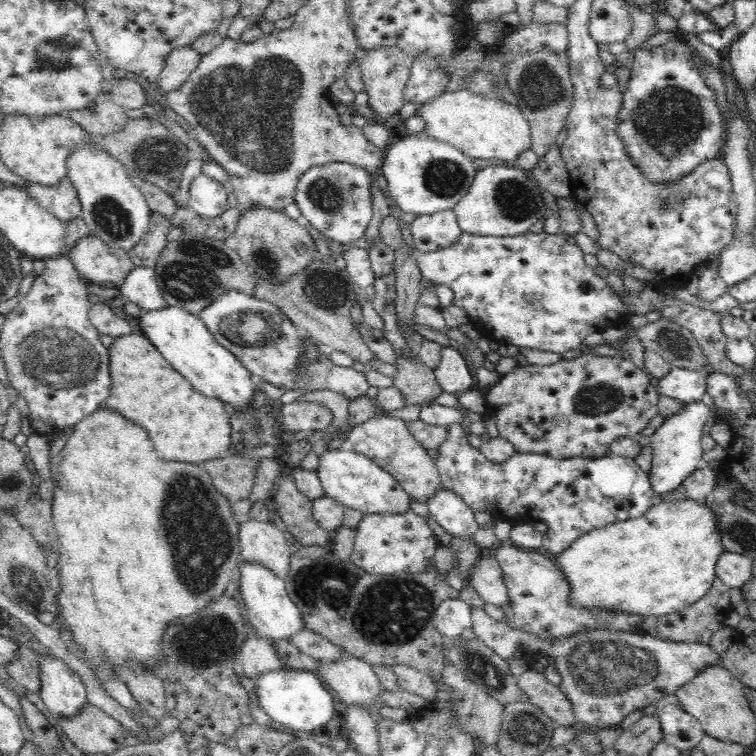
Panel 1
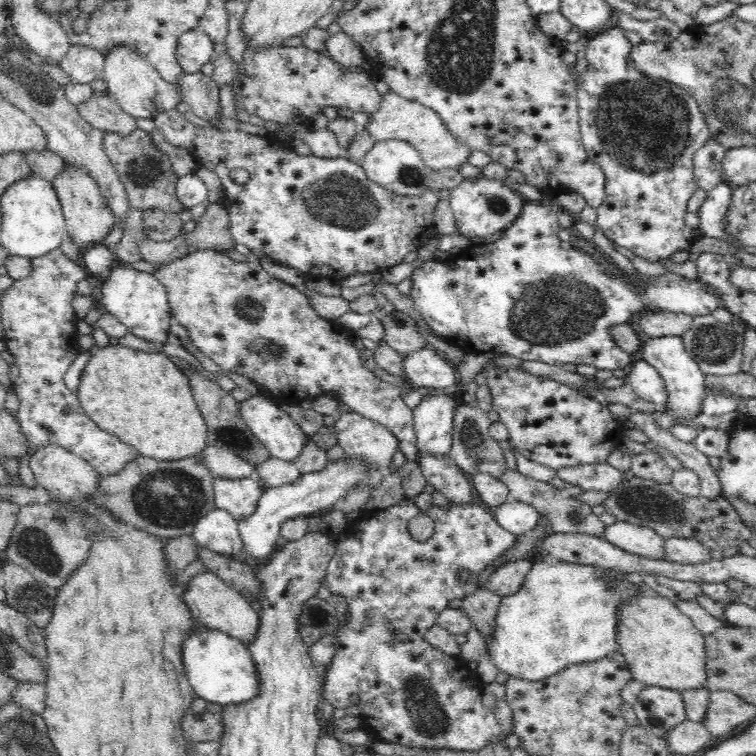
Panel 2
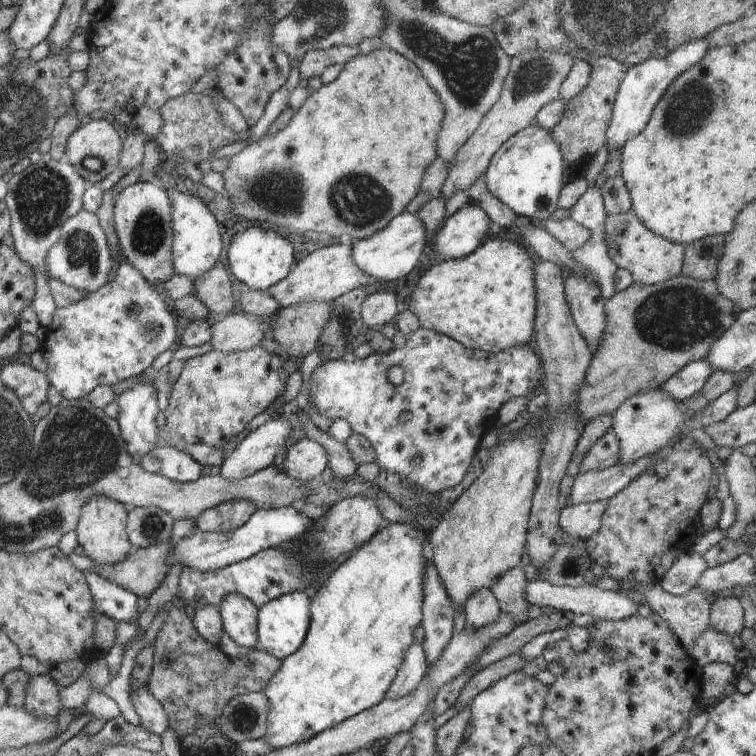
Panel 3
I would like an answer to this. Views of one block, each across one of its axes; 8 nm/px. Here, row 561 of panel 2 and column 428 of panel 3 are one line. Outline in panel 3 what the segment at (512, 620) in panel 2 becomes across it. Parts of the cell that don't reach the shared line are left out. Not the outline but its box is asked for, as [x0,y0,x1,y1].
[261,522,429,752]

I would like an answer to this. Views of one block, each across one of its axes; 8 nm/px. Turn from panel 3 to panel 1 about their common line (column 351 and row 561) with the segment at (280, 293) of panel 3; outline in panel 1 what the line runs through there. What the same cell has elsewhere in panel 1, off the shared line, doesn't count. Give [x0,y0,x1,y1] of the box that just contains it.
[240,520,290,578]

